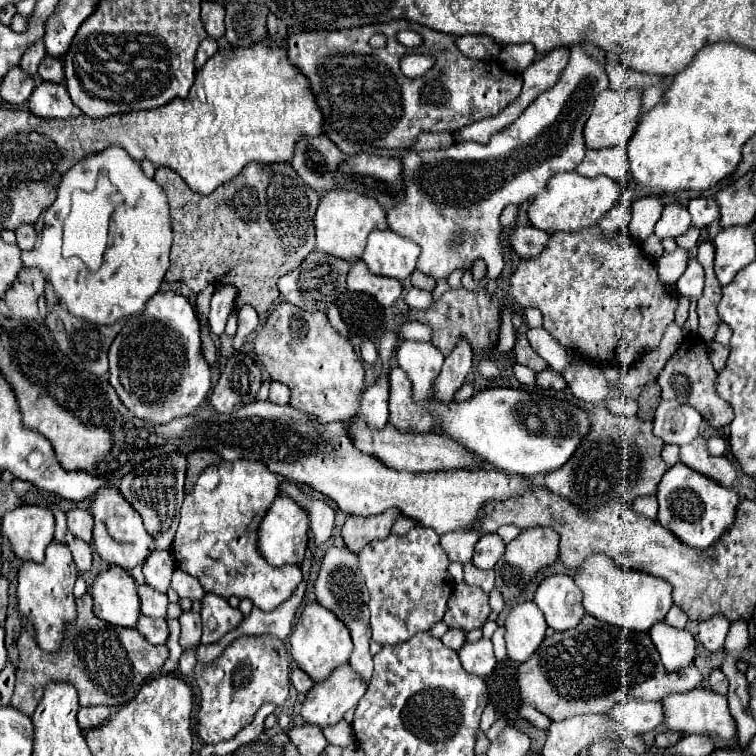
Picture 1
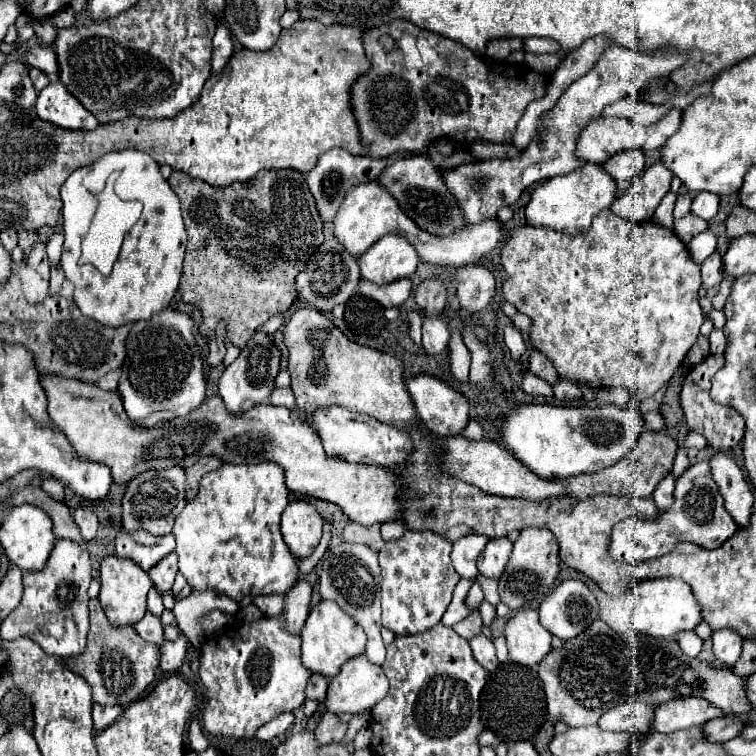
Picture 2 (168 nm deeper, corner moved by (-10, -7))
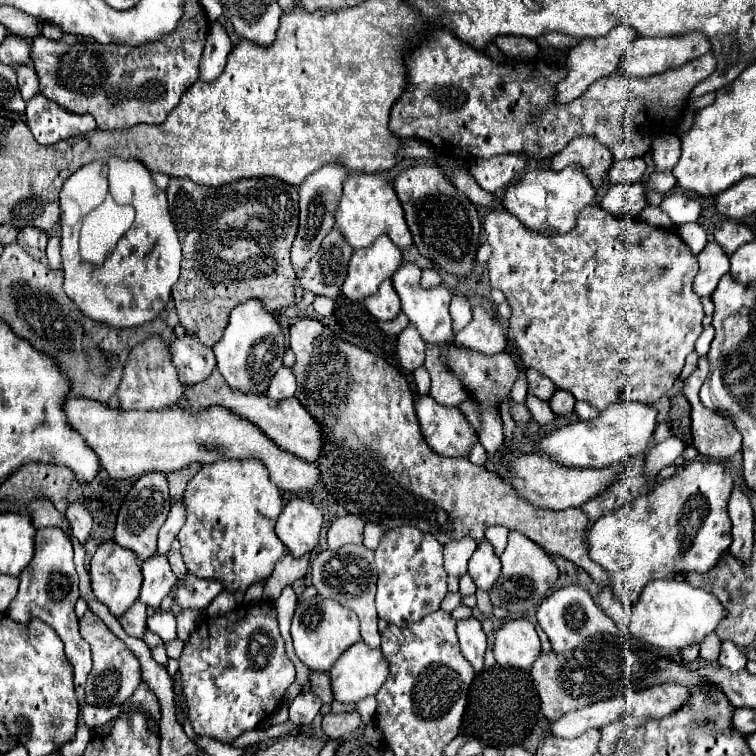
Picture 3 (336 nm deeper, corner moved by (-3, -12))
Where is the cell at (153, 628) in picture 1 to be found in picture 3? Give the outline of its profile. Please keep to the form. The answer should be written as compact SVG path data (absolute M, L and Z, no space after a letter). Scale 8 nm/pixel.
M136 600L132 604L132 608L128 608L118 620L120 620L120 624L124 626L124 630L130 636L142 638L142 634L146 630L146 604L140 602L140 600Z

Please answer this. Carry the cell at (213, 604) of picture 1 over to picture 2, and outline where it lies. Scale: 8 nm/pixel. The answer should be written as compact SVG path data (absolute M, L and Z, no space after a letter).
M193 591L193 595L179 599L173 607L175 619L179 623L179 629L191 637L192 645L199 649L202 644L200 638L204 634L201 627L199 627L200 615L209 613L211 611L223 611L229 615L235 615L239 611L237 601L233 601L227 595L215 595L213 591Z

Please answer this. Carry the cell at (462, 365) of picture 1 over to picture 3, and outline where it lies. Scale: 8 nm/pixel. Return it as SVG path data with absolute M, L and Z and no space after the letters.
M432 396L416 400L416 416L428 446L442 456L468 456L478 442L478 432L472 430L462 412L438 404Z

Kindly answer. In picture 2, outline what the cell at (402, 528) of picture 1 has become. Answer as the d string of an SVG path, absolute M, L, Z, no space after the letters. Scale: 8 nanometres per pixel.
M391 521L391 523L383 523L381 525L381 535L383 535L385 541L399 539L405 531L407 531L407 527L405 527L403 521Z

